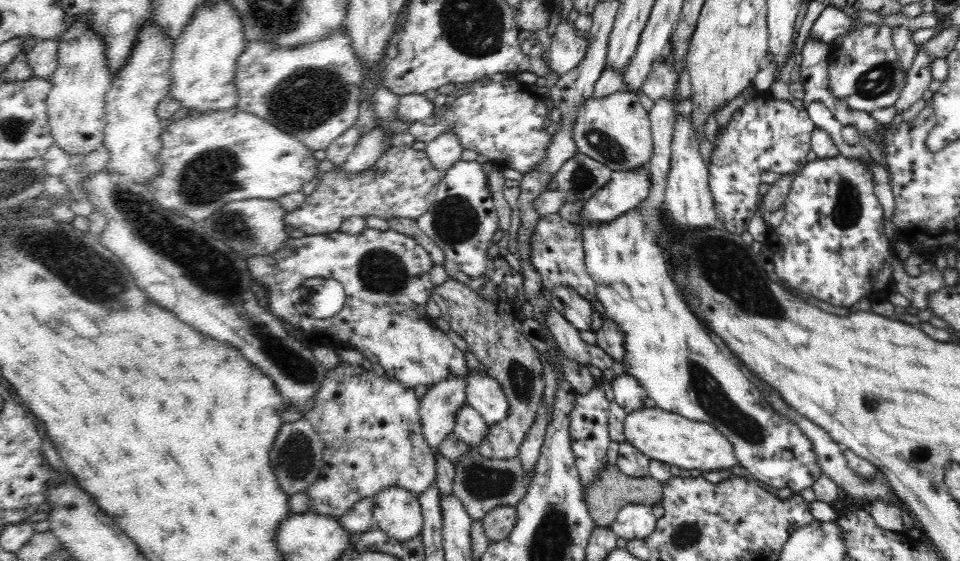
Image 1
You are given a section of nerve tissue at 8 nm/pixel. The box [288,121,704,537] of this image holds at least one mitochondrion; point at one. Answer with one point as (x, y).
(379, 270)

